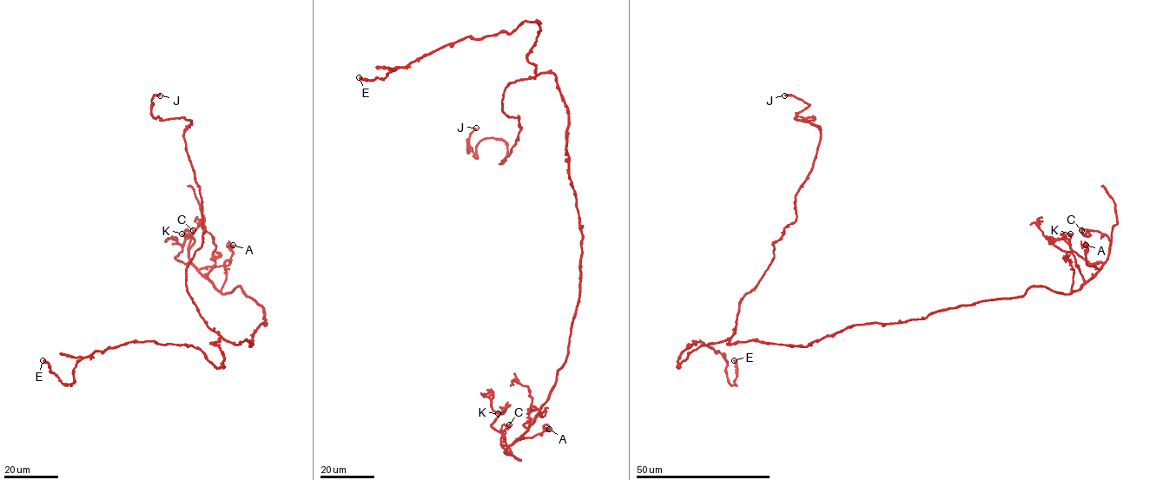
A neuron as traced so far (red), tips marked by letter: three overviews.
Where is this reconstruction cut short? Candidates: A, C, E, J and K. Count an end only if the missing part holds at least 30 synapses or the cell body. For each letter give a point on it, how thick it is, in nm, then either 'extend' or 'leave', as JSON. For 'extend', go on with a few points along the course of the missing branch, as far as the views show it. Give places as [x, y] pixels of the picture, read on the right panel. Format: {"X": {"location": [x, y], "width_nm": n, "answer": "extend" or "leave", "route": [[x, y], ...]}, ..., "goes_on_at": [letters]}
{"A": {"location": [1086, 245], "width_nm": 160, "answer": "leave"}, "C": {"location": [1081, 230], "width_nm": 190, "answer": "leave"}, "E": {"location": [734, 360], "width_nm": 480, "answer": "leave"}, "J": {"location": [784, 95], "width_nm": 320, "answer": "leave"}, "K": {"location": [1070, 233], "width_nm": 140, "answer": "leave"}, "goes_on_at": []}

